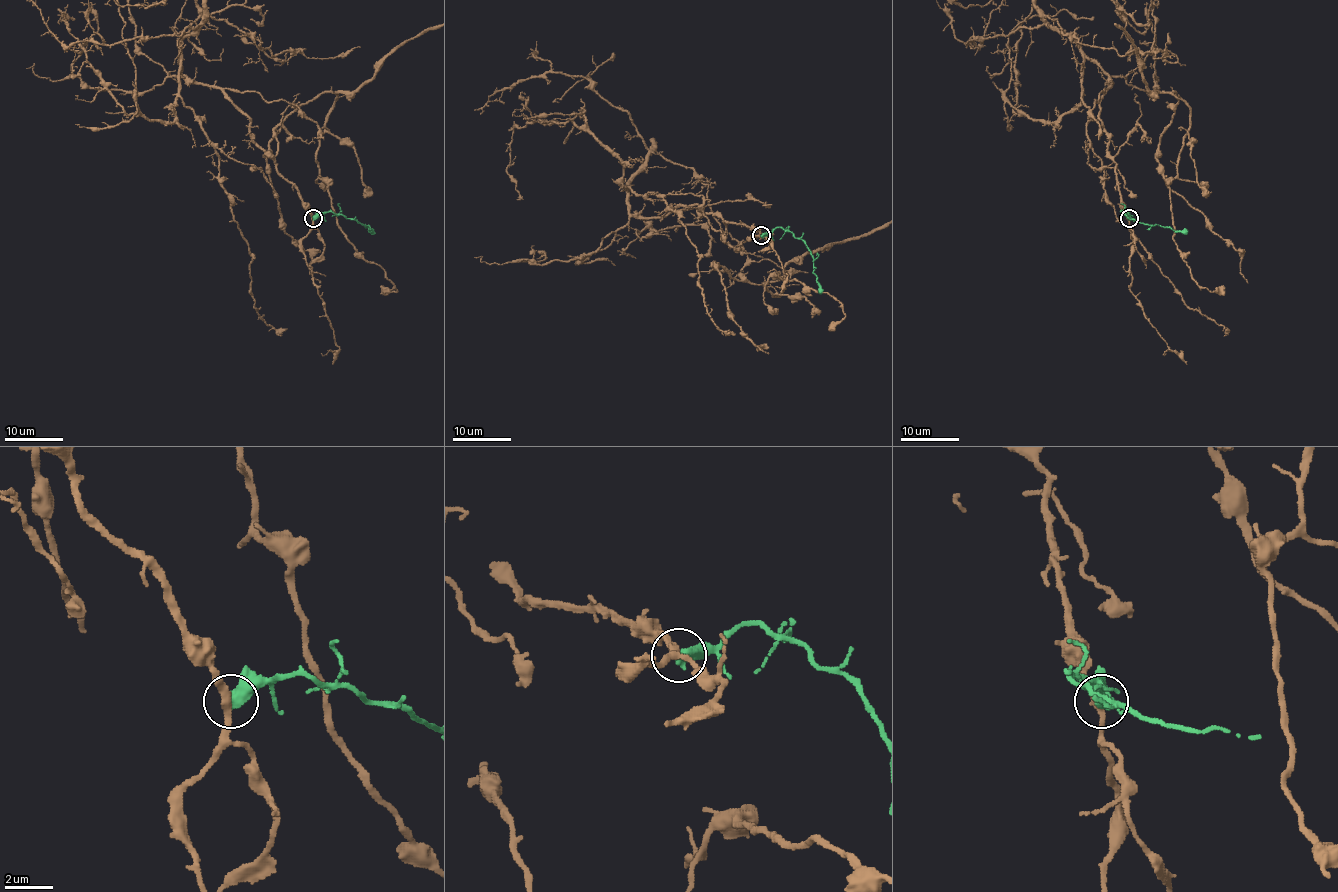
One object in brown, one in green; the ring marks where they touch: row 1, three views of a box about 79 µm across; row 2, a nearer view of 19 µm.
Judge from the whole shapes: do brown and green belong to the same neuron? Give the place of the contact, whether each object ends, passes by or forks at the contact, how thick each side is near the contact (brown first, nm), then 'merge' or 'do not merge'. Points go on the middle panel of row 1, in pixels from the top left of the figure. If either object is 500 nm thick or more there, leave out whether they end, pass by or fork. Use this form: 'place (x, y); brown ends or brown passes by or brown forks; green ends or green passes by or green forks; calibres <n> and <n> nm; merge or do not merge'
place (761, 235); calibres 280 and 600 nm; merge

